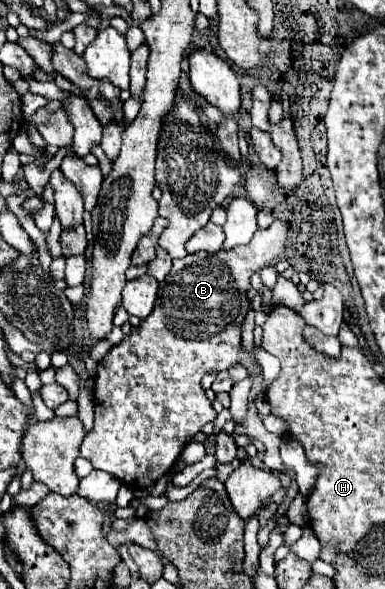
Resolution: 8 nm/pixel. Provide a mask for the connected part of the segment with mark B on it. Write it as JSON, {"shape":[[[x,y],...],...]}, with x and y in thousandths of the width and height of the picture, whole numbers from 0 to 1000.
{"shape":[[[712,374],[701,387],[665,390],[660,404],[639,418],[603,424],[566,424],[556,431],[509,428],[473,441],[452,441],[442,469],[416,479],[410,509],[395,533],[369,543],[343,567],[296,587],[275,608],[255,615],[244,652],[244,727],[213,750],[213,774],[291,805],[301,815],[332,825],[343,815],[353,825],[390,825],[447,798],[473,771],[488,744],[514,737],[535,716],[551,716],[561,699],[525,662],[525,638],[540,632],[577,632],[618,615],[623,598],[623,553],[644,530],[649,469],[675,462],[706,441],[732,438],[743,421],[748,384],[732,374]]]}

